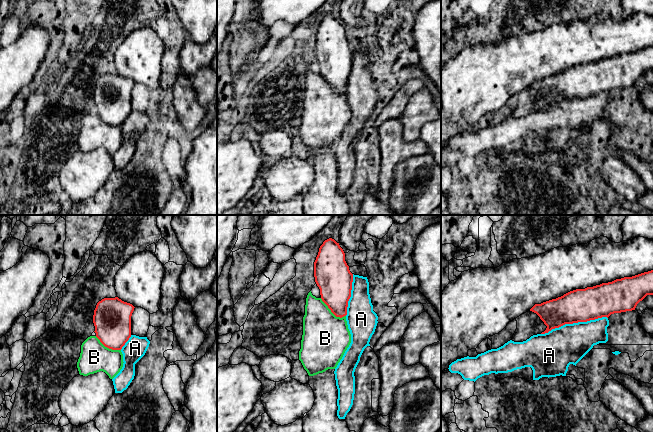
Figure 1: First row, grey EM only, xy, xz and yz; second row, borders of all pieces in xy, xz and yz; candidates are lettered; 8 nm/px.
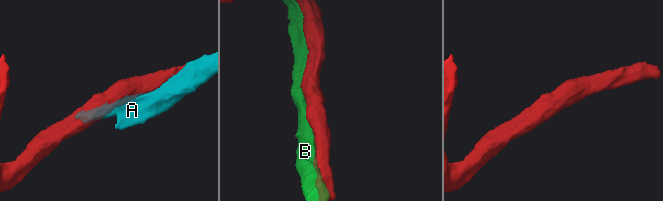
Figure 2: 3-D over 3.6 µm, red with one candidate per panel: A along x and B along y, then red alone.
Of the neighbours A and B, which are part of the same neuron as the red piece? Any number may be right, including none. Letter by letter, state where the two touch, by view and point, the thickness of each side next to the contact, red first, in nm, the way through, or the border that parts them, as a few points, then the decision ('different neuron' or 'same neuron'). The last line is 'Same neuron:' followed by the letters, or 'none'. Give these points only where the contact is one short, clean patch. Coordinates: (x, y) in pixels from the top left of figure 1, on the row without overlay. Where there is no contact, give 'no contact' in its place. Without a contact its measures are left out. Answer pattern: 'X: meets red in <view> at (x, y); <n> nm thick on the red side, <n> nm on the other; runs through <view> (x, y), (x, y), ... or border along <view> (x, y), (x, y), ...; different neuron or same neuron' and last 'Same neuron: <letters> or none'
A: meets red in yz at (574, 98); 280 nm thick on the red side, 320 nm on the other; different neuron
B: meets red in xz at (332, 88); 280 nm thick on the red side, 380 nm on the other; different neuron
Same neuron: none

